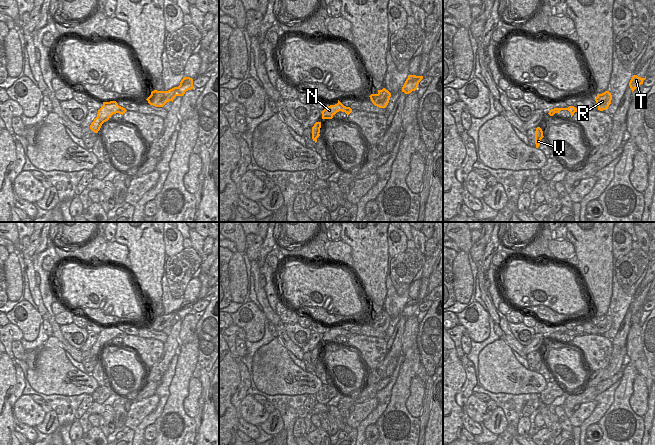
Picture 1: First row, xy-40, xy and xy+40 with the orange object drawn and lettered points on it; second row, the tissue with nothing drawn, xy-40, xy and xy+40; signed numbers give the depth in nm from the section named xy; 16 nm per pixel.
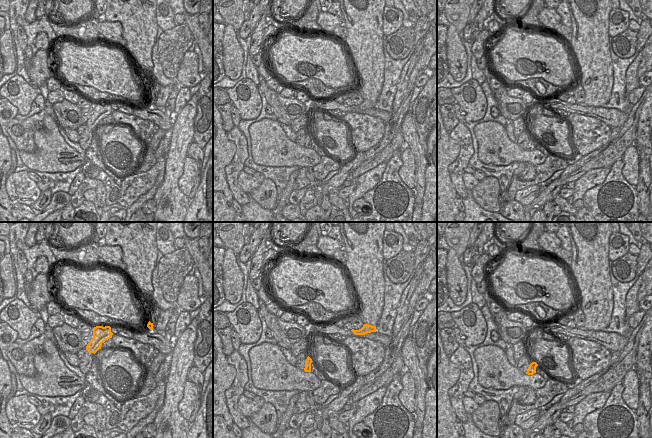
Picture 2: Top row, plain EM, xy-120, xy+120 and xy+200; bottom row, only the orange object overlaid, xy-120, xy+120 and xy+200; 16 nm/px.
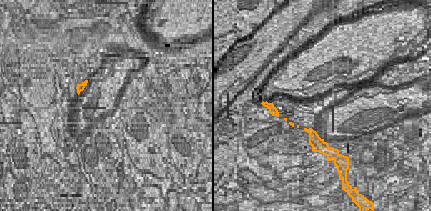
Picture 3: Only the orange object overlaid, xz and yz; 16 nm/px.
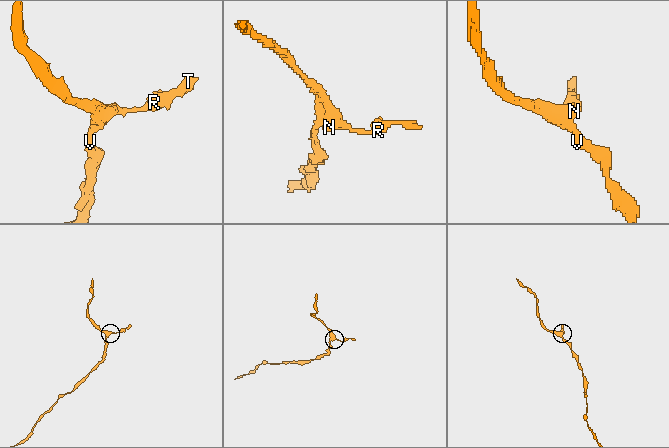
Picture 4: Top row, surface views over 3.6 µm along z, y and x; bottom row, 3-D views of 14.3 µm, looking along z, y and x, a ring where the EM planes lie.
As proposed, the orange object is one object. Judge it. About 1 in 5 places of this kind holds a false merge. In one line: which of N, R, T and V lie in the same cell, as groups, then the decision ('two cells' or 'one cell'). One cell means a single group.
groups N R T V; one cell

